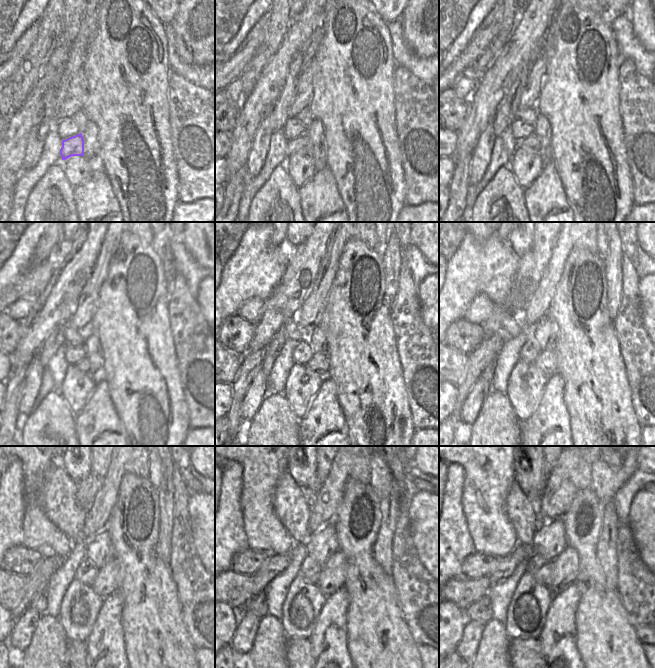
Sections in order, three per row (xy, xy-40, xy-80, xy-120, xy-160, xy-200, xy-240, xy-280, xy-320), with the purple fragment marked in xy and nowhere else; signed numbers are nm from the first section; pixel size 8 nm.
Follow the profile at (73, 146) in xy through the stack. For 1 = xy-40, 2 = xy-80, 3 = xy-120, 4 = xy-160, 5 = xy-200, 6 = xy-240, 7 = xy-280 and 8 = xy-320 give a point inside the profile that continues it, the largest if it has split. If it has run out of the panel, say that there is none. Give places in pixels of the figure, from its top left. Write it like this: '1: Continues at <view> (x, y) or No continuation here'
1: Continues at xy-40 (301, 145)
2: Continues at xy-80 (531, 143)
3: Continues at xy-120 (91, 365)
4: Continues at xy-160 (319, 362)
5: Continues at xy-200 (546, 360)
6: Continues at xy-240 (109, 576)
7: Continues at xy-280 (333, 575)
8: Continues at xy-320 (565, 566)

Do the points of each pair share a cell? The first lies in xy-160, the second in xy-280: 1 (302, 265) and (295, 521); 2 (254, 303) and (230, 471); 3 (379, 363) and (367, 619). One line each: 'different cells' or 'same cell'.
1: different cells
2: different cells
3: same cell

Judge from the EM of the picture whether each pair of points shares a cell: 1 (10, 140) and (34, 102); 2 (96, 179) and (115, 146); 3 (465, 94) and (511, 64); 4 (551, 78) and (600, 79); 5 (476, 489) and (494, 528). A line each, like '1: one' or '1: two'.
1: one
2: two
3: two
4: one
5: one

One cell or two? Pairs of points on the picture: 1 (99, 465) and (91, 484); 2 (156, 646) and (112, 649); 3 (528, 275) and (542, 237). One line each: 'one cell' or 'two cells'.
1: one cell
2: two cells
3: one cell

